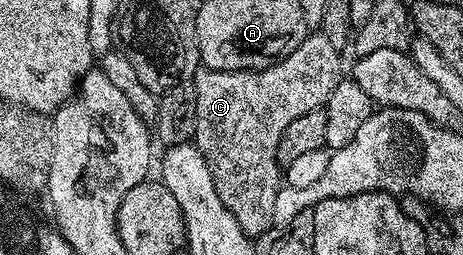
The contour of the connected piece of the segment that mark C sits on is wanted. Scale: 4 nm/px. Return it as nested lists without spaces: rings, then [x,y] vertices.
[[[314,30],[304,38],[304,42],[300,42],[300,46],[296,46],[296,50],[292,50],[292,54],[266,68],[259,68],[257,72],[229,72],[199,67],[194,73],[192,83],[196,94],[196,110],[192,143],[208,162],[220,202],[228,206],[232,218],[240,222],[240,230],[244,230],[246,236],[257,238],[272,226],[276,194],[284,186],[284,172],[276,158],[276,146],[280,146],[284,129],[300,118],[300,114],[313,108],[322,108],[342,78],[340,54],[335,45],[337,43],[331,37]]]

